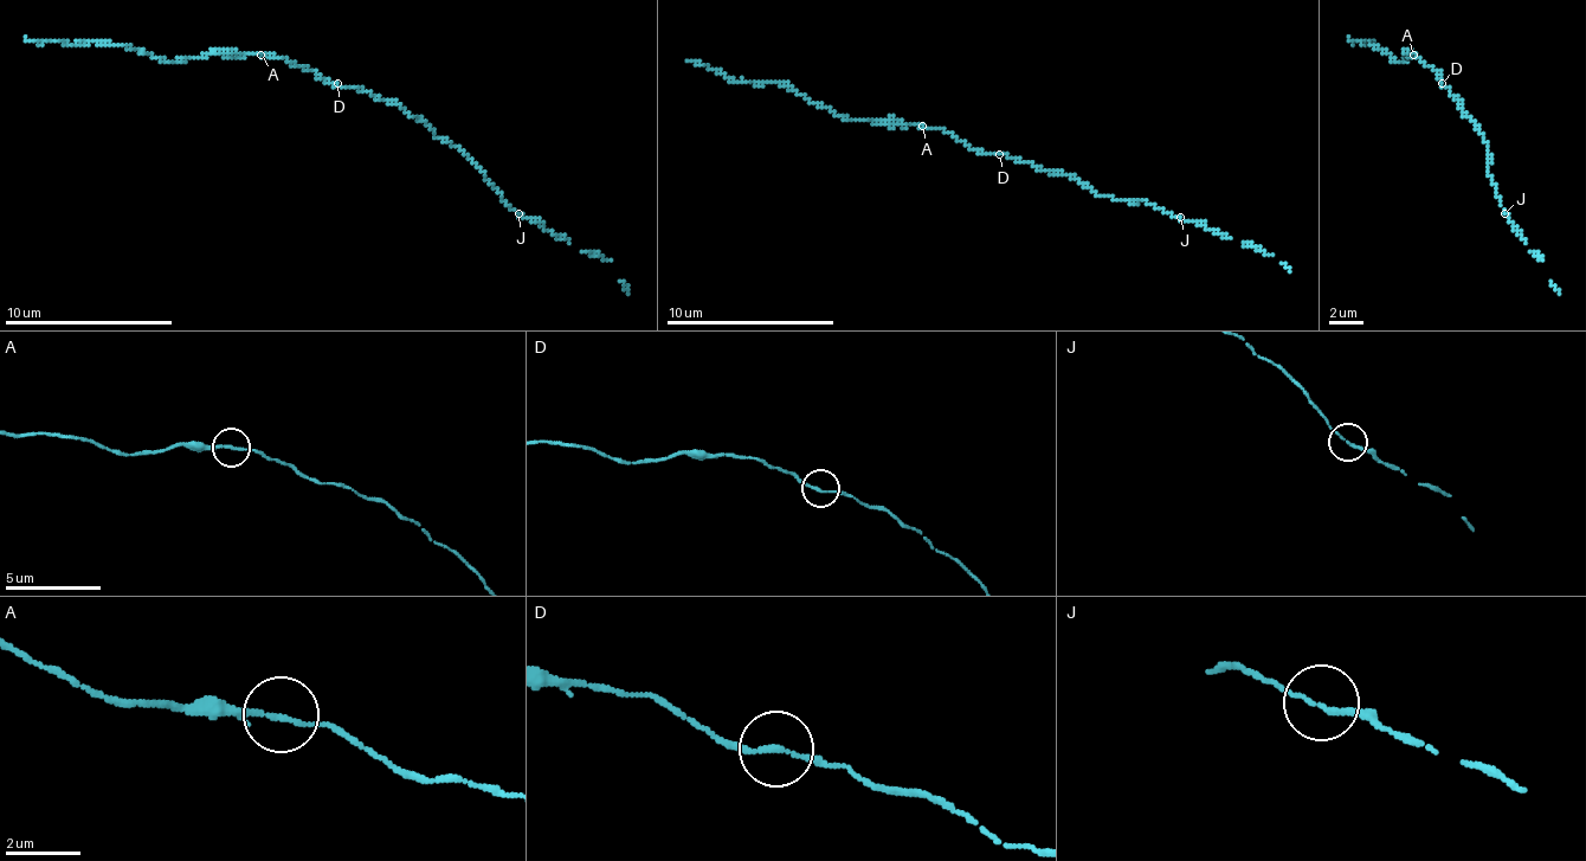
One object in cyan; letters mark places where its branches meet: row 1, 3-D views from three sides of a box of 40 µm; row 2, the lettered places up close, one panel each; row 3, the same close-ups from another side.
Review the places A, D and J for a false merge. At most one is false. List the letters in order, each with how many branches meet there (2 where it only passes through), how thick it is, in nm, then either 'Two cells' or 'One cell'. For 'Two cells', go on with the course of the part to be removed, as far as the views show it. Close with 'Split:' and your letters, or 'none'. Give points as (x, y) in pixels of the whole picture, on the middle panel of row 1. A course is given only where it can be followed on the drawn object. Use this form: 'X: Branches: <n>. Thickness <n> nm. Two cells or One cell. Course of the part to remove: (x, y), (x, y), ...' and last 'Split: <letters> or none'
A: Branches: 2. Thickness 130 nm. One cell
D: Branches: 2. Thickness 130 nm. One cell
J: Branches: 2. Thickness 130 nm. One cell
Split: none

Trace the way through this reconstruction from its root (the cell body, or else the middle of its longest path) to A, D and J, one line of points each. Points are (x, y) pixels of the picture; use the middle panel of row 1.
A: (1020, 162), (1003, 154), (978, 154), (948, 133), (923, 124)
D: (1020, 162), (999, 154)
J: (1020, 162), (1032, 162), (1045, 171), (1062, 171), (1100, 196), (1142, 200), (1180, 217)

